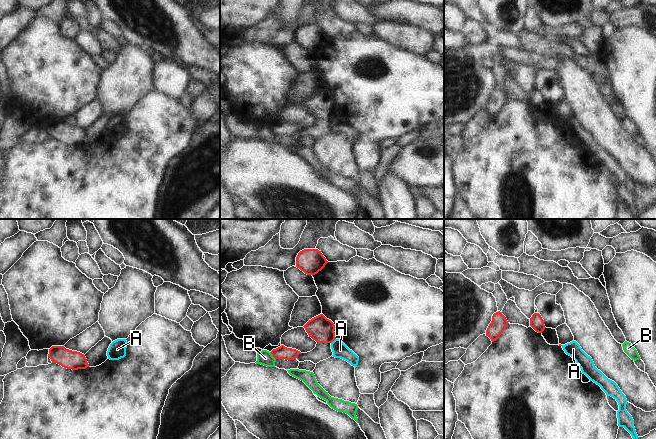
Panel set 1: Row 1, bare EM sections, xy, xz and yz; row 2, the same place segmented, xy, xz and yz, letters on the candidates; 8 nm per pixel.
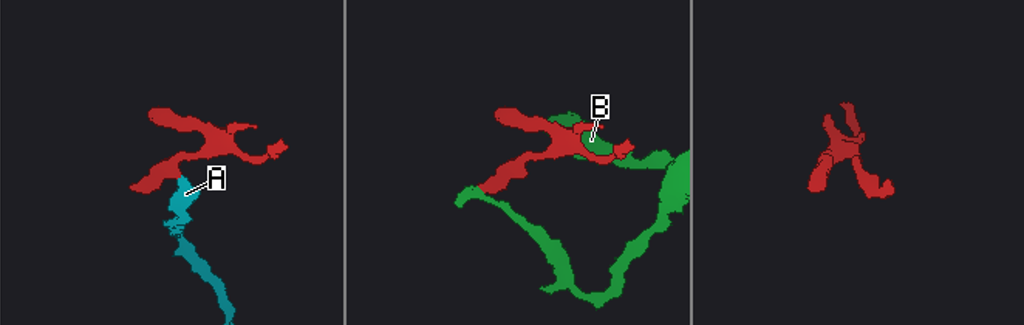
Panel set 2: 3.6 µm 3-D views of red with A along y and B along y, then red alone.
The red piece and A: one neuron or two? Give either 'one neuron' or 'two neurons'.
two neurons

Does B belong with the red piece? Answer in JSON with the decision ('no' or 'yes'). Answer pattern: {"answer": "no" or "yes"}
{"answer": "no"}

